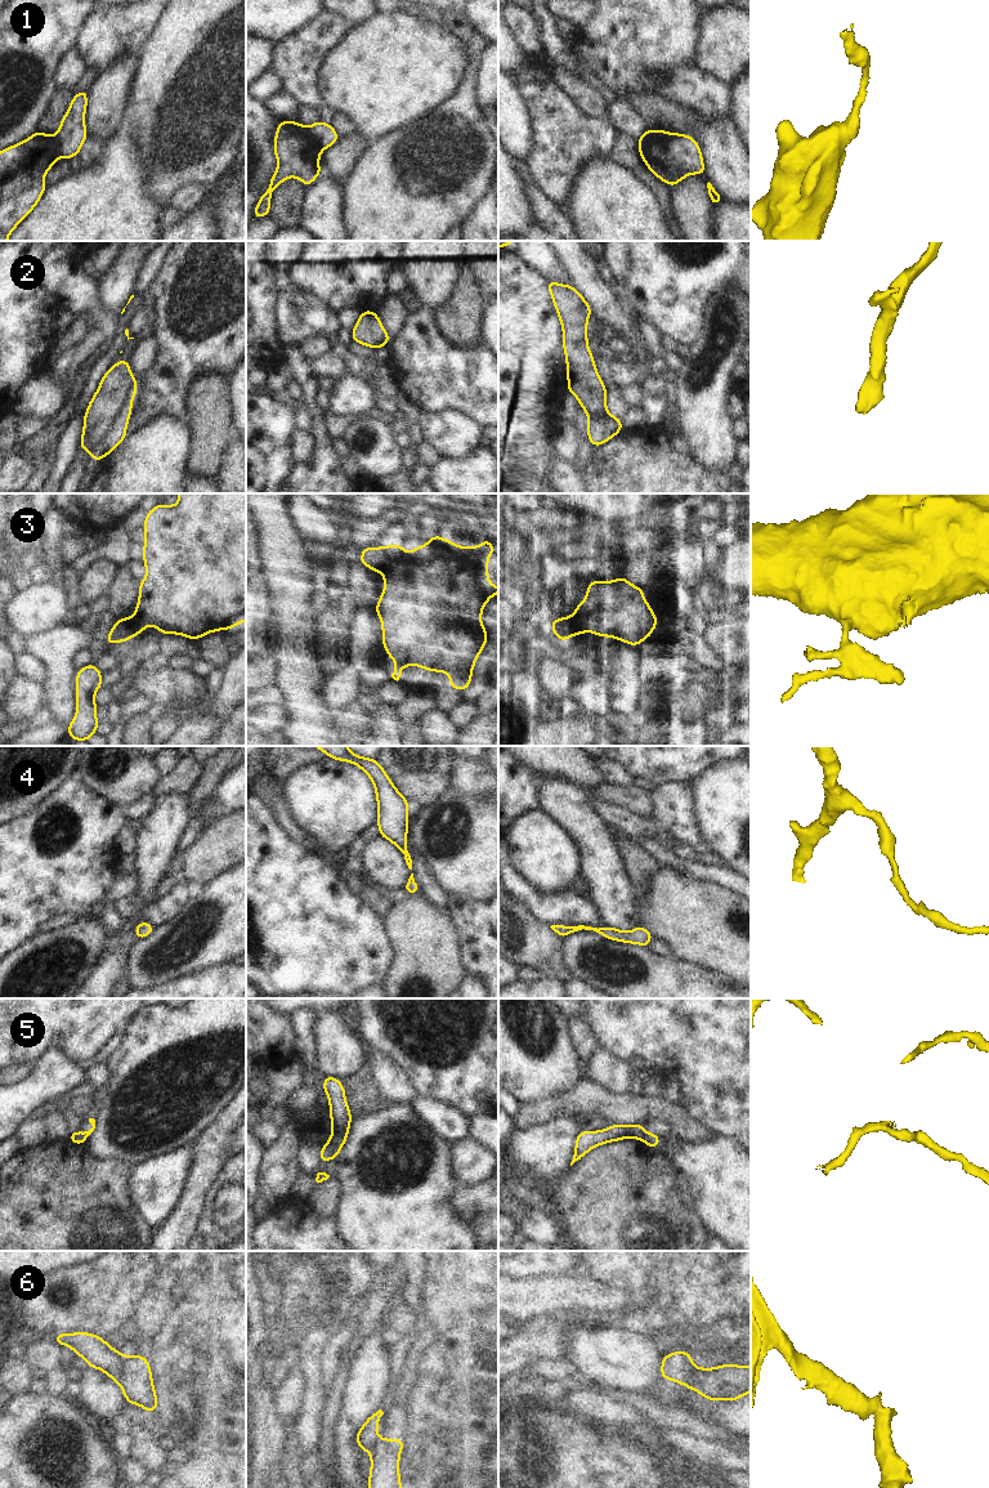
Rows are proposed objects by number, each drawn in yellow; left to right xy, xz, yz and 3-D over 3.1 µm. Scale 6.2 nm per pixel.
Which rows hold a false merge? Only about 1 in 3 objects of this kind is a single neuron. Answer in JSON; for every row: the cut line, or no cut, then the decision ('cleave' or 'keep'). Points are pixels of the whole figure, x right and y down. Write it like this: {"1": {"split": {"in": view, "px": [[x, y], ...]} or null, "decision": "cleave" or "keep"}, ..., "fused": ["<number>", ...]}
{"1": {"split": {"in": "xz", "px": [[307, 128], [312, 141], [321, 150]]}, "decision": "cleave"}, "2": {"split": null, "decision": "keep"}, "3": {"split": {"in": "xz", "px": [[390, 546], [393, 559], [381, 571]]}, "decision": "cleave"}, "4": {"split": null, "decision": "keep"}, "5": {"split": {"in": "xz", "px": [[330, 1142], [336, 1148], [335, 1157]]}, "decision": "cleave"}, "6": {"split": {"in": "yz", "px": [[693, 1364], [689, 1372], [689, 1381], [685, 1385]]}, "decision": "cleave"}, "fused": ["1", "3", "5", "6"]}

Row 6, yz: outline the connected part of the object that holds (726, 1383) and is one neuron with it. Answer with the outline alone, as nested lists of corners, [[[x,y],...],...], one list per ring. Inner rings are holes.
[[[726,1363],[717,1368],[697,1368],[693,1364],[686,1389],[715,1402],[740,1399],[751,1391],[751,1367]]]

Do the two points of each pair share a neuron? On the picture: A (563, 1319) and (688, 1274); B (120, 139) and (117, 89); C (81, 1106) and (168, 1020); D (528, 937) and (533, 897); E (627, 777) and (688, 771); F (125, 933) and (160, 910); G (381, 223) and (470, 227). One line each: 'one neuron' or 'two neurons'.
A: one neuron
B: two neurons
C: two neurons
D: two neurons
E: two neurons
F: two neurons
G: two neurons

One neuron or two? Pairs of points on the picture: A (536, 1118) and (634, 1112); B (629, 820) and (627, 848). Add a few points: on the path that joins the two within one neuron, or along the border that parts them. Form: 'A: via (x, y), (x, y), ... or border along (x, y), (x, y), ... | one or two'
A: via (560, 1104), (609, 1106) | one
B: border along (625, 835), (634, 840) | two

